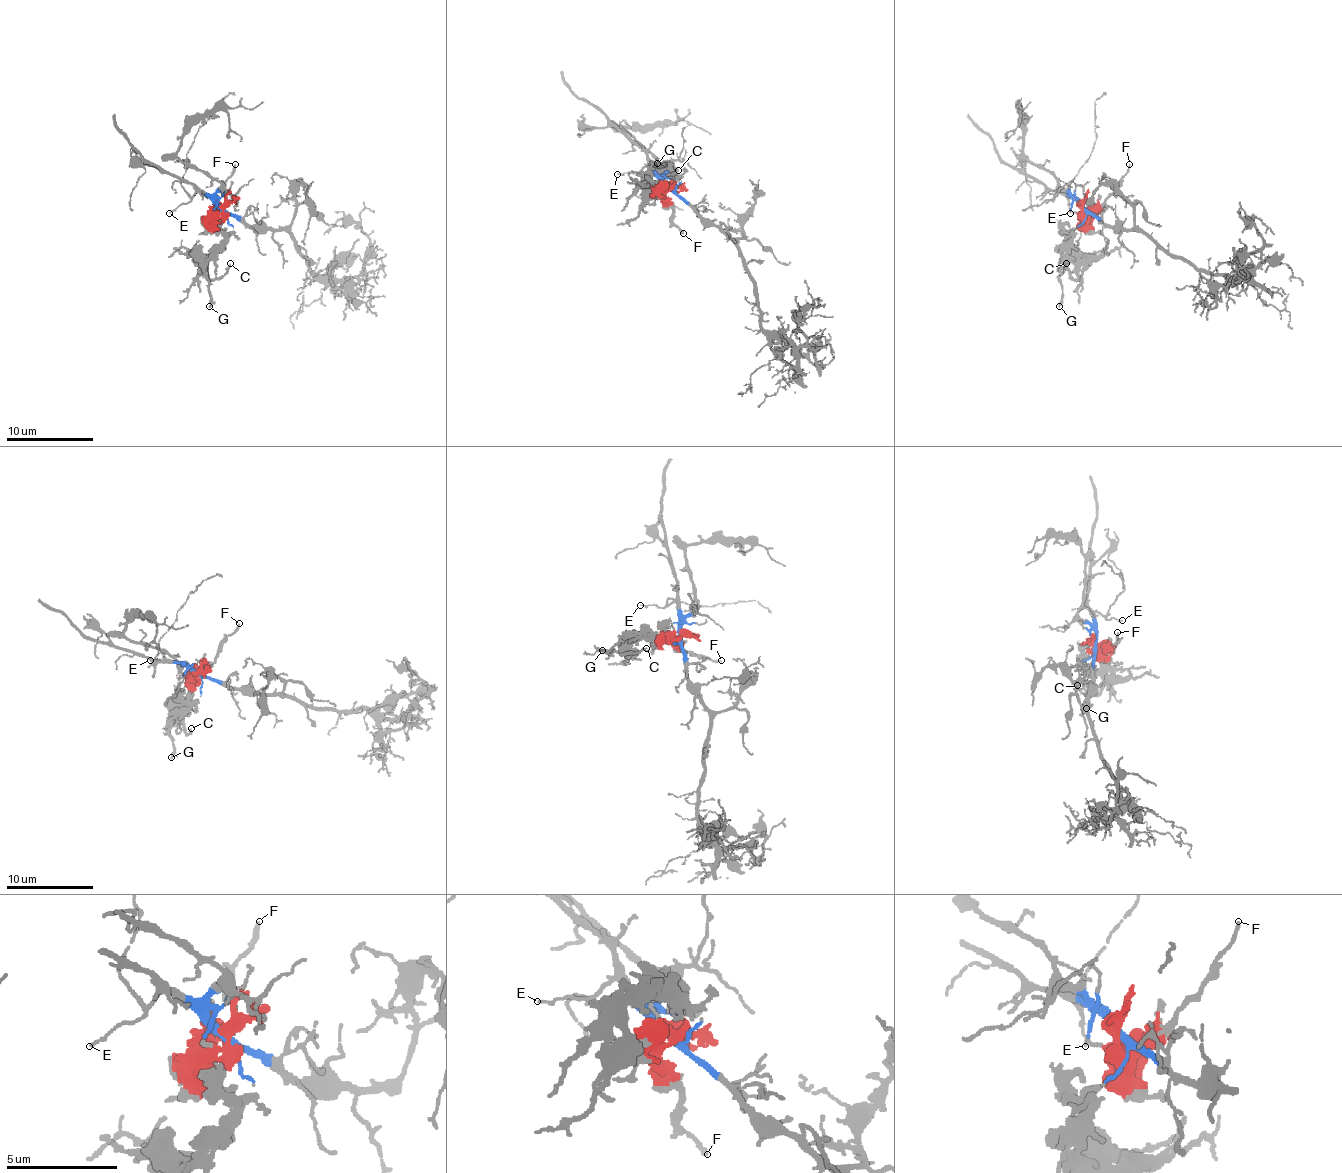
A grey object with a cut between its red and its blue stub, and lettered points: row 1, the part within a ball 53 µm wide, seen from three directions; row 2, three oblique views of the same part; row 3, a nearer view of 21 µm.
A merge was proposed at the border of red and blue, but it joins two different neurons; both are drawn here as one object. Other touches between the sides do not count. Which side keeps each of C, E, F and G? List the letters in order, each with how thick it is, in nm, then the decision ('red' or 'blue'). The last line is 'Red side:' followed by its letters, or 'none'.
C: calibre 190 nm; red
E: calibre 120 nm; blue
F: calibre 160 nm; red
G: calibre 220 nm; red
Red side: C, F, G

